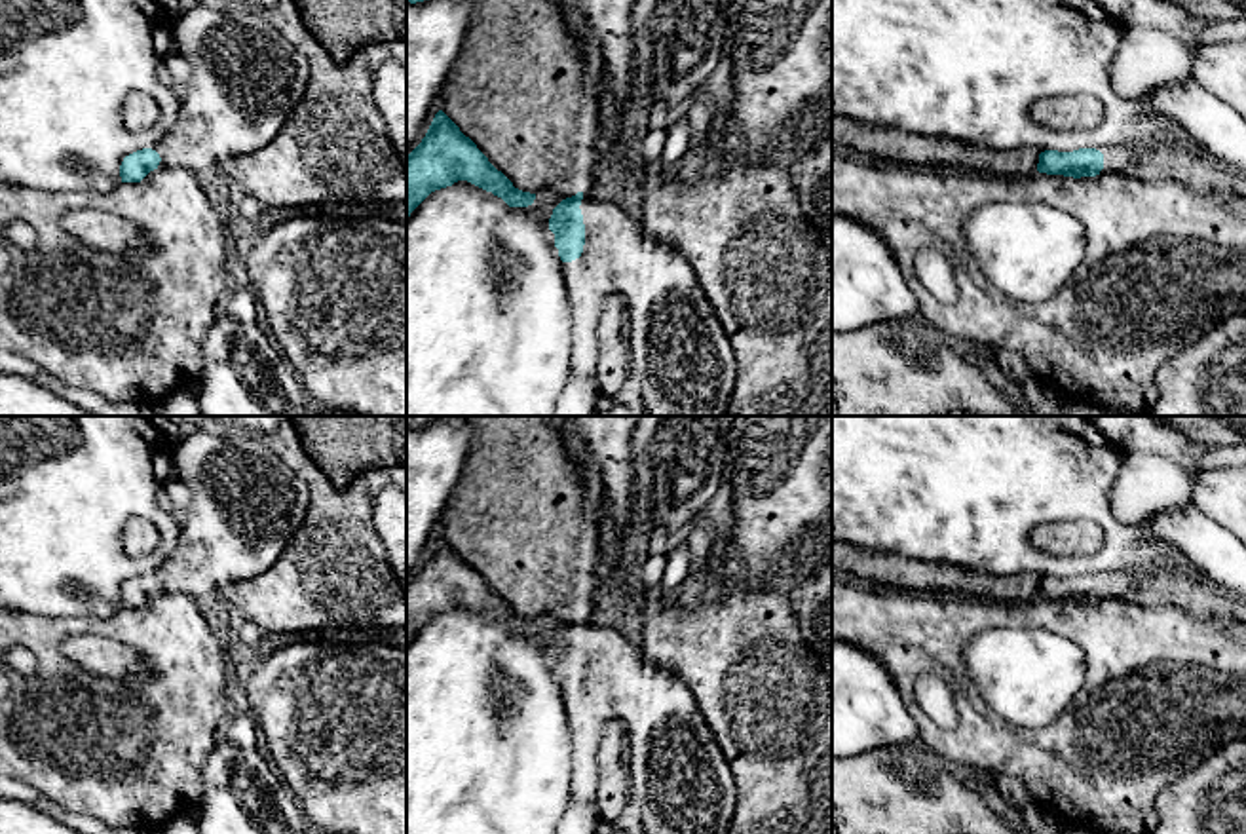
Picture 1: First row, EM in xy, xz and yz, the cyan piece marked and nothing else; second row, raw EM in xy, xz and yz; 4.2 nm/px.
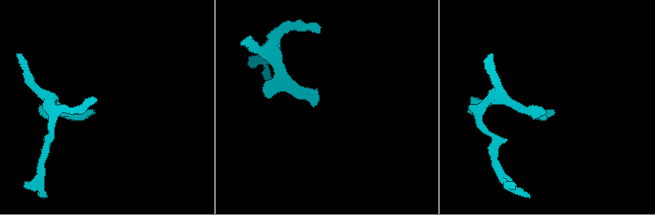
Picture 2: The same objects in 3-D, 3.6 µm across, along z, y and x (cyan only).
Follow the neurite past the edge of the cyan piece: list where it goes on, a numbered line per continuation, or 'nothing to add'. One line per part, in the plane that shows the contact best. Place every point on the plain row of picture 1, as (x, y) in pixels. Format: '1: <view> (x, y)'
1: xz (680, 783)

